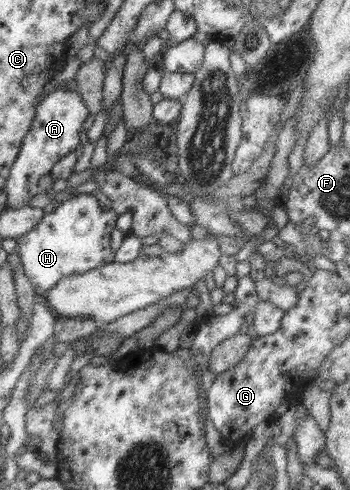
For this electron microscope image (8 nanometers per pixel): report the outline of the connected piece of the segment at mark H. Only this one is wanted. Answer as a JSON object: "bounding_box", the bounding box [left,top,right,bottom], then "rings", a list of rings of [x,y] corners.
{"bounding_box":[16,195,120,296],"rings":[[[68,195],[62,196],[62,200],[57,209],[50,213],[44,213],[42,219],[31,231],[17,238],[16,247],[21,254],[21,266],[23,266],[25,276],[29,278],[34,292],[38,296],[41,296],[45,291],[49,291],[49,289],[53,289],[60,279],[97,269],[102,265],[113,262],[115,257],[111,249],[111,231],[113,231],[114,223],[117,223],[120,216],[112,209],[108,211],[103,209],[95,195]]]}

